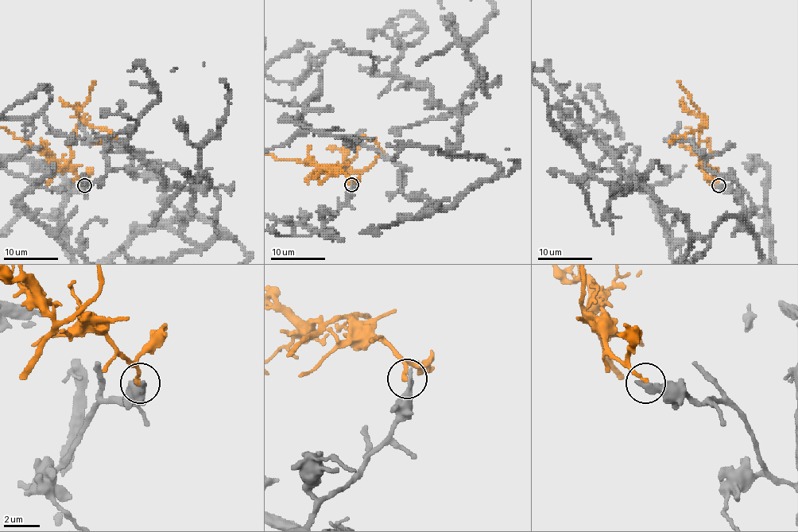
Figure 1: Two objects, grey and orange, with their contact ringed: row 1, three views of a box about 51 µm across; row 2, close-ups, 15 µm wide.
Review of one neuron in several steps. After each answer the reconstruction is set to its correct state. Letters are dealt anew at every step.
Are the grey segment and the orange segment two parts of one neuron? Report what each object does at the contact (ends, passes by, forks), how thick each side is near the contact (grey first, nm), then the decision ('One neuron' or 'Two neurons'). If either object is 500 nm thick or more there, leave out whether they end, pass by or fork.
At the ring grey ends. At the ring orange ends. Thickness 400 nm (grey) against 280 nm. Two neurons

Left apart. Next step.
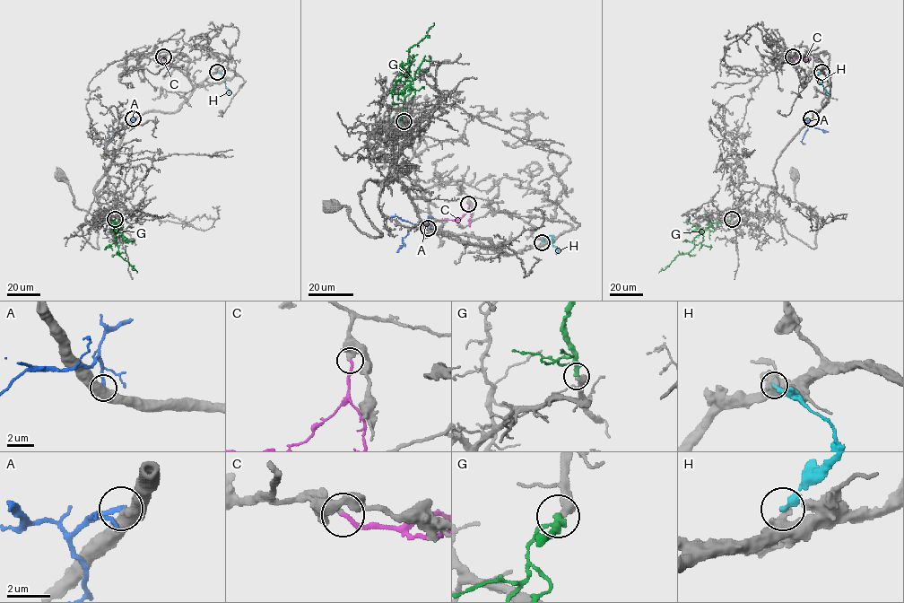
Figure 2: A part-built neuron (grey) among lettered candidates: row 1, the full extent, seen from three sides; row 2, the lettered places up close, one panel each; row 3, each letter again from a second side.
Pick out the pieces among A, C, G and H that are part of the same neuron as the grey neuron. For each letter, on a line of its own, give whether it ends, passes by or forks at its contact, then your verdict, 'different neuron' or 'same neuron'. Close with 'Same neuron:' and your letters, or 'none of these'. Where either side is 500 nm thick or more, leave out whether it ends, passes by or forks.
A: different neuron
C: it ends | different neuron
G: it ends | same neuron
H: different neuron
Same neuron: G

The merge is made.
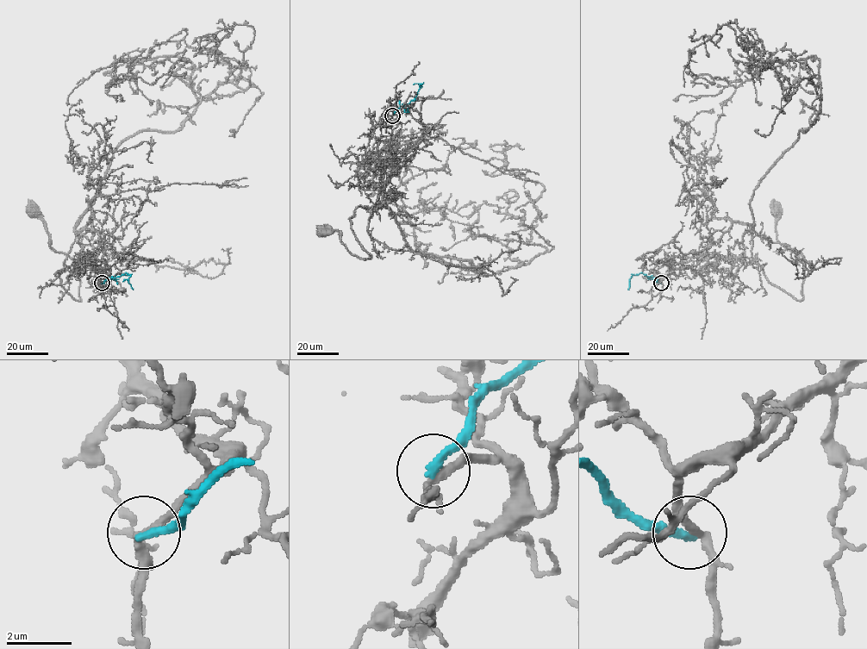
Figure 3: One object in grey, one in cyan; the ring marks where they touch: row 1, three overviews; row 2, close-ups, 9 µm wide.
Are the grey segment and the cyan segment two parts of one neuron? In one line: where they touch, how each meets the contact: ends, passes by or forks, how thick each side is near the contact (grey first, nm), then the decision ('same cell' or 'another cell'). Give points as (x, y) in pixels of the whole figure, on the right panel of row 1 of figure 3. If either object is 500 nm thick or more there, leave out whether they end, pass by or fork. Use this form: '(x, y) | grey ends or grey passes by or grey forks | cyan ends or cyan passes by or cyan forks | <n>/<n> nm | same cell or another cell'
(661, 283) | grey passes by | cyan ends | 240/260 nm | another cell

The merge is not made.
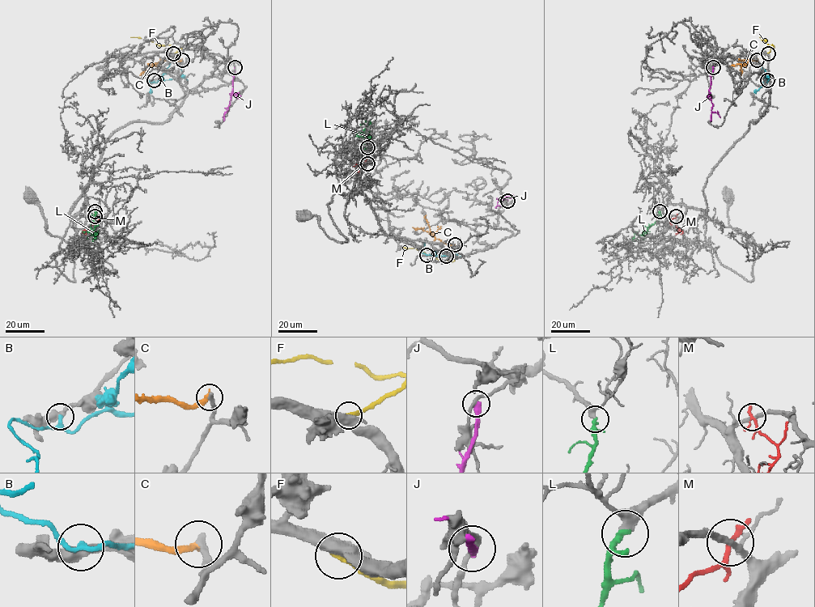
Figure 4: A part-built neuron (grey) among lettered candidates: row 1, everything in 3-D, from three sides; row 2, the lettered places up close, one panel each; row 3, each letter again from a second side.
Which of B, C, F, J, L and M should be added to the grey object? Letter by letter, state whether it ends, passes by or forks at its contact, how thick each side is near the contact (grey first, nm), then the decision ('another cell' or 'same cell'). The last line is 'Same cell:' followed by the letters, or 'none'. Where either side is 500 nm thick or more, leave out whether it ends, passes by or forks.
B: it passes by; calibres 440 and 200 nm; another cell
C: it ends; calibres 320 and 320 nm; another cell
F: calibres 550 and 280 nm; another cell
J: it ends; calibres 240 and 400 nm; another cell
L: it passes by; calibres 360 and 200 nm; same cell
M: it forks; calibres 280 and 170 nm; another cell
Same cell: L

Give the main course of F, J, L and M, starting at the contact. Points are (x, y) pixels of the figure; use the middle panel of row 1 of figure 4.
F: (446, 255), (454, 260), (443, 261), (416, 249), (404, 247)
J: (507, 200), (505, 197), (498, 200), (495, 208)
L: (368, 147), (366, 144), (369, 137), (364, 132), (371, 122), (366, 121)
M: (367, 163), (371, 158), (358, 167), (355, 165), (358, 163)

